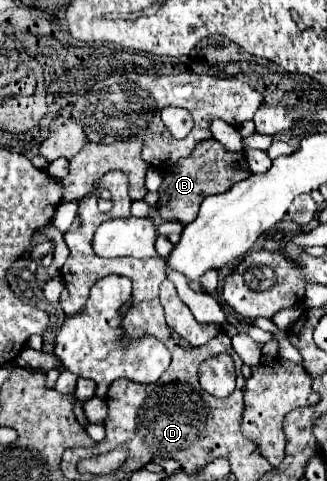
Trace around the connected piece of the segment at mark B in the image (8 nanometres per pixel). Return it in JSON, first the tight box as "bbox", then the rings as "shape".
{"bbox":[158,138,252,224],"shape":[[[210,138],[200,144],[196,144],[190,158],[178,160],[174,166],[170,166],[164,174],[162,186],[160,186],[160,200],[158,200],[158,214],[164,220],[176,220],[182,224],[190,224],[198,210],[200,202],[208,194],[220,194],[232,188],[236,182],[248,178],[252,172],[248,168],[244,152],[228,152],[224,146],[220,146],[218,140]]]}

